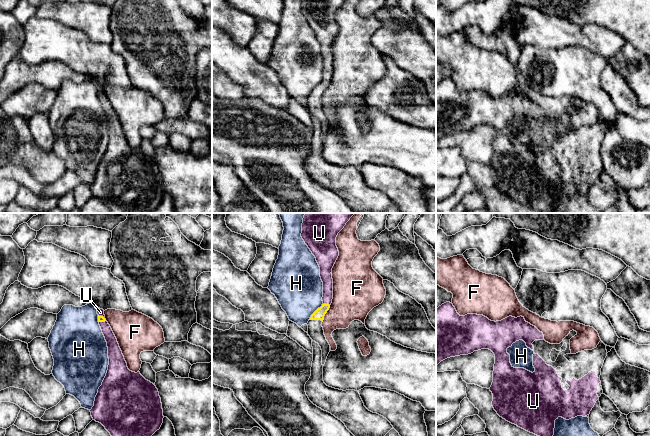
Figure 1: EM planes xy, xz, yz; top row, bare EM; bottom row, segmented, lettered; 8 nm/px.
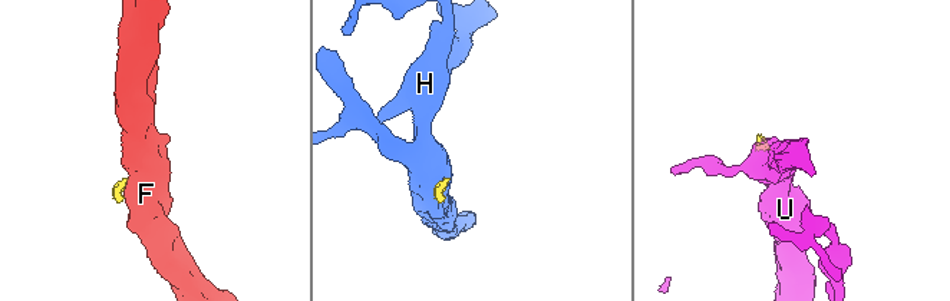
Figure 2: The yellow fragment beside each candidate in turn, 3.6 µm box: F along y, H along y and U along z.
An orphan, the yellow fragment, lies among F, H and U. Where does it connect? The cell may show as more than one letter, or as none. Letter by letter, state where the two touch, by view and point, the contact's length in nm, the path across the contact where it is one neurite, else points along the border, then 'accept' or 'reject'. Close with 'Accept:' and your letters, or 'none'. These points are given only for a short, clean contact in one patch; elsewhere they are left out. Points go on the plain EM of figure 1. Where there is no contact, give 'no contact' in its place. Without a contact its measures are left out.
F: meets yellow in xz at (325, 89); contact 160 nm long; border along xz (330, 81), (322, 98); reject
H: meets yellow in xz at (315, 87); contact 180 nm long; border along xz (322, 79), (308, 95); reject
U: meets yellow in xz at (326, 80); contact 60 nm long; runs through xz (319, 90), (326, 80), (327, 55), (325, 49); accept
Accept: U

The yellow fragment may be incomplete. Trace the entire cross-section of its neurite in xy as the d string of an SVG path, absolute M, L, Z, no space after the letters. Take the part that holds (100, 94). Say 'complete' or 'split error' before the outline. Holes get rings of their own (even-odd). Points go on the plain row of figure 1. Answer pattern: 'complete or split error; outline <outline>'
split error; outline M97 84L98 98L108 123L109 141L90 186L93 196L101 199L112 213L151 213L163 199L163 185L158 165L140 148L128 145L117 115L105 95L104 86Z

